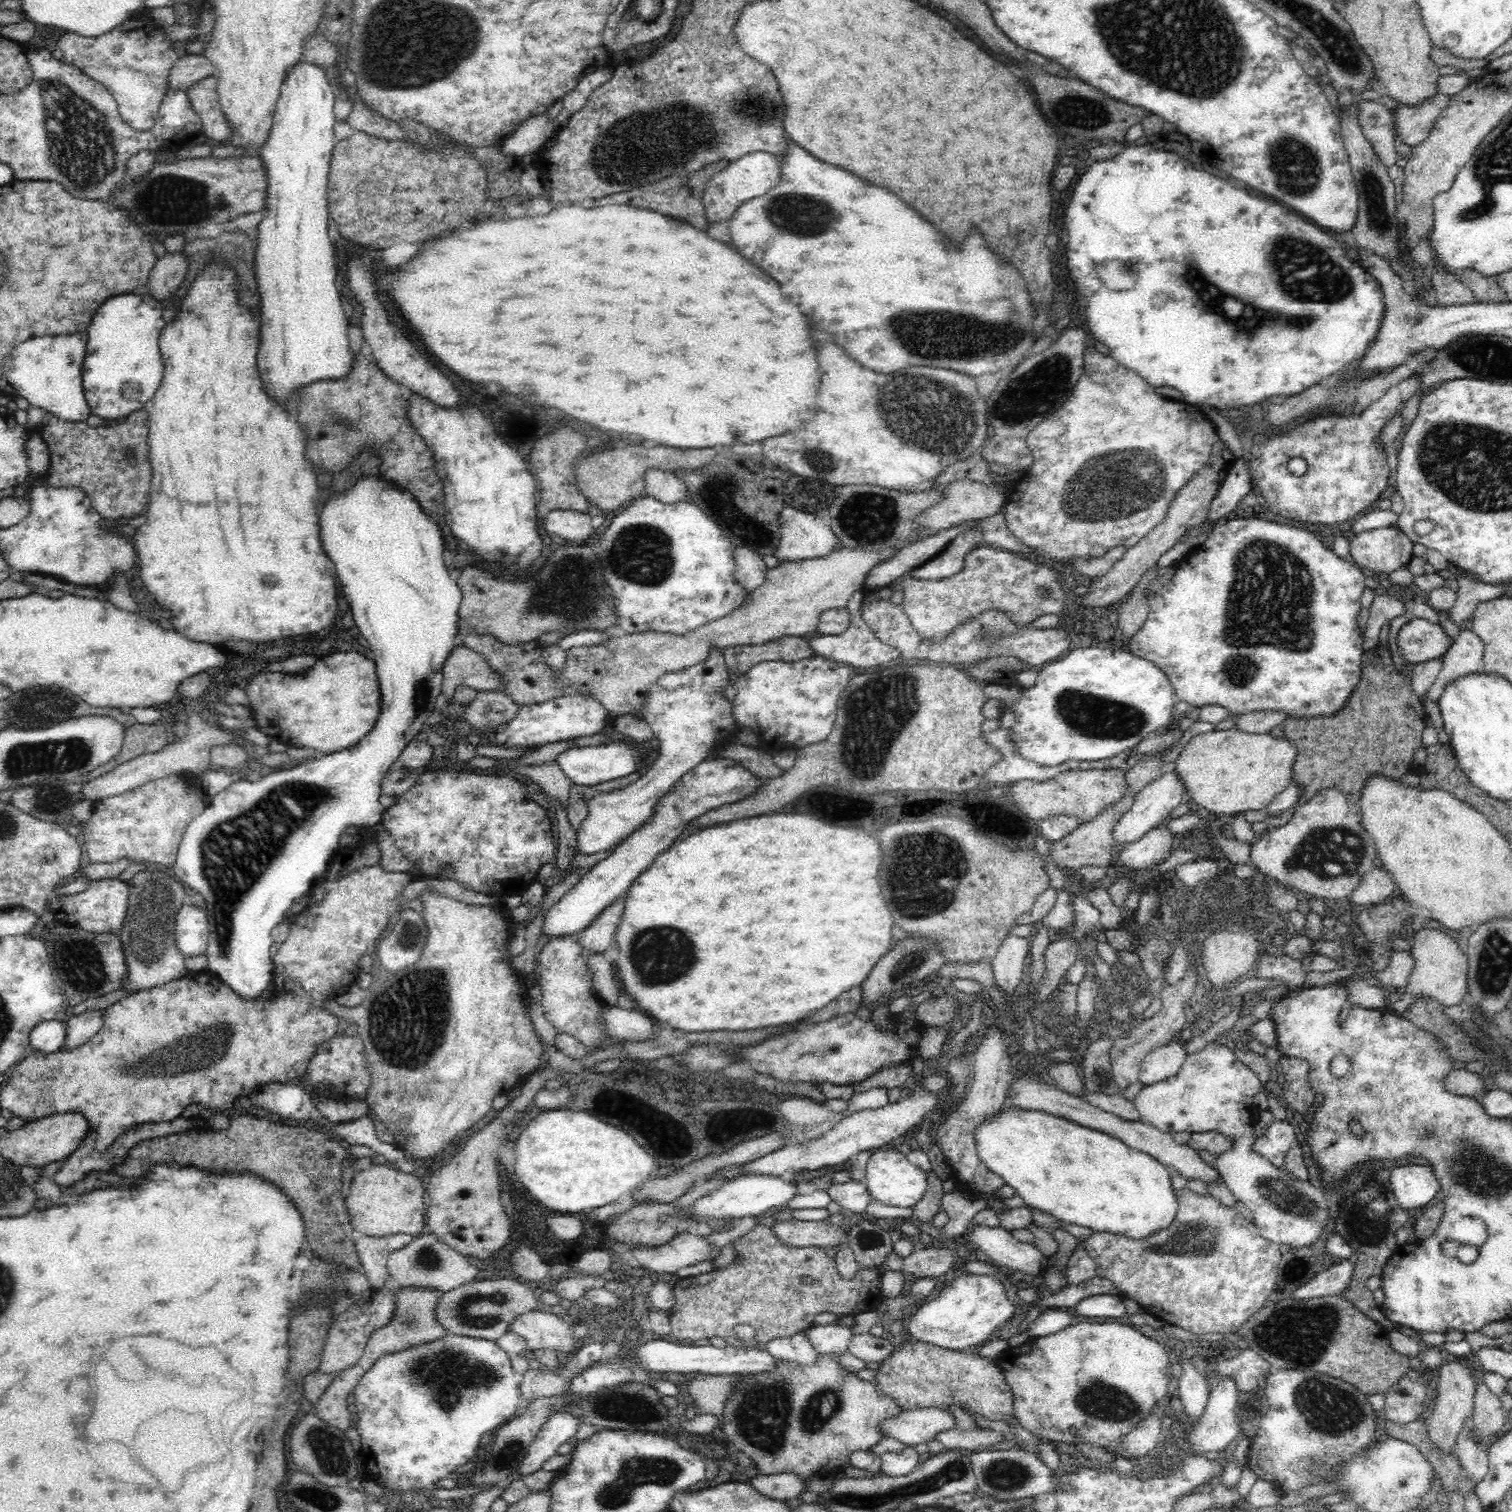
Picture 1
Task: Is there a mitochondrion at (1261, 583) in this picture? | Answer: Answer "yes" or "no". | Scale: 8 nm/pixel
yes

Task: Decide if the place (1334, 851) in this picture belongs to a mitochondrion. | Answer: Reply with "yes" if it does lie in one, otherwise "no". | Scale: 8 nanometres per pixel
yes

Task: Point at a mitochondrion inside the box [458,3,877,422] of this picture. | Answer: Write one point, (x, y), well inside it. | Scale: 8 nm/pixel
(696, 129)

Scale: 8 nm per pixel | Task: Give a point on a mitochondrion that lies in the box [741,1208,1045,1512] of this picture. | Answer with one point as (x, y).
(955, 1471)

